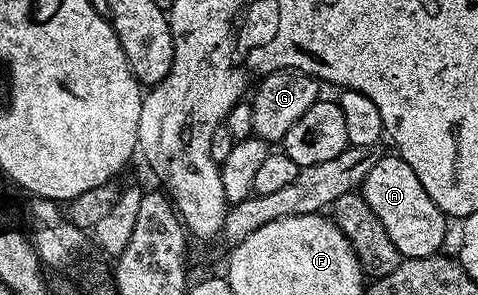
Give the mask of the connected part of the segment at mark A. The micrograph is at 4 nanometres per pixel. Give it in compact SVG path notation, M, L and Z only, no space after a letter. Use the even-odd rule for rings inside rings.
M399 155L384 157L373 164L370 175L366 175L362 186L364 201L378 215L382 227L386 227L386 235L390 235L390 243L398 247L401 258L435 257L444 245L444 236L448 233L449 222L442 212L426 195L426 187L418 183L418 175L410 171L410 163L406 163Z

